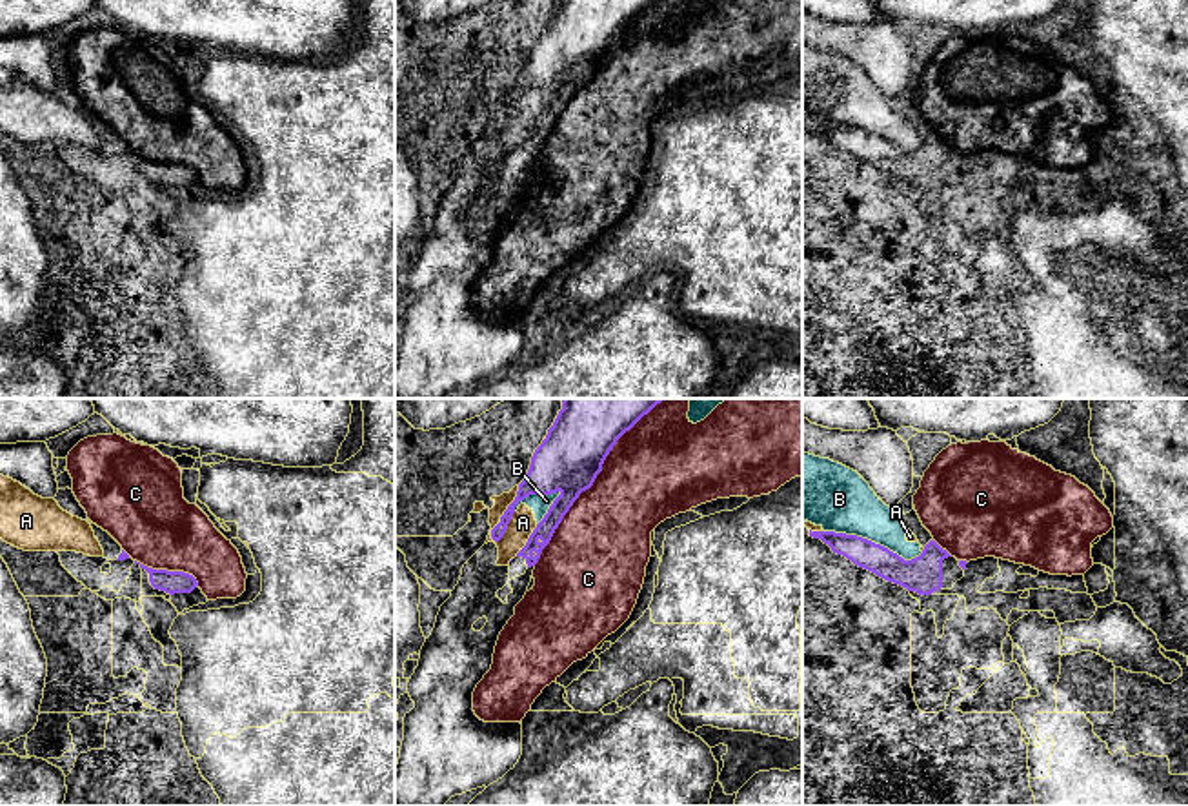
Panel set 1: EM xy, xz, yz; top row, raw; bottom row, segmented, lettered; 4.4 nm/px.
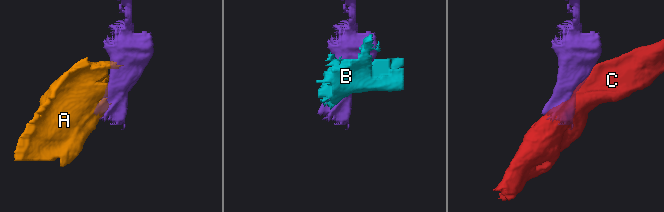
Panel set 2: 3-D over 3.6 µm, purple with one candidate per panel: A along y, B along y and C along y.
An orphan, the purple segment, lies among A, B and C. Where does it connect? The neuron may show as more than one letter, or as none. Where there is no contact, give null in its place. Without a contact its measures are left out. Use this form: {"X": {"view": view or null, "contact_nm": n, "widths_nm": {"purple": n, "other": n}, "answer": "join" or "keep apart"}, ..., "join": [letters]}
{"A": {"view": "xz", "contact_nm": 280, "widths_nm": {"purple": 160, "other": 120}, "answer": "keep apart"}, "B": {"view": "yz", "contact_nm": 460, "widths_nm": {"purple": 160, "other": 280}, "answer": "keep apart"}, "C": {"view": "xz", "contact_nm": 900, "widths_nm": {"purple": 280, "other": 420}, "answer": "keep apart"}, "join": []}

